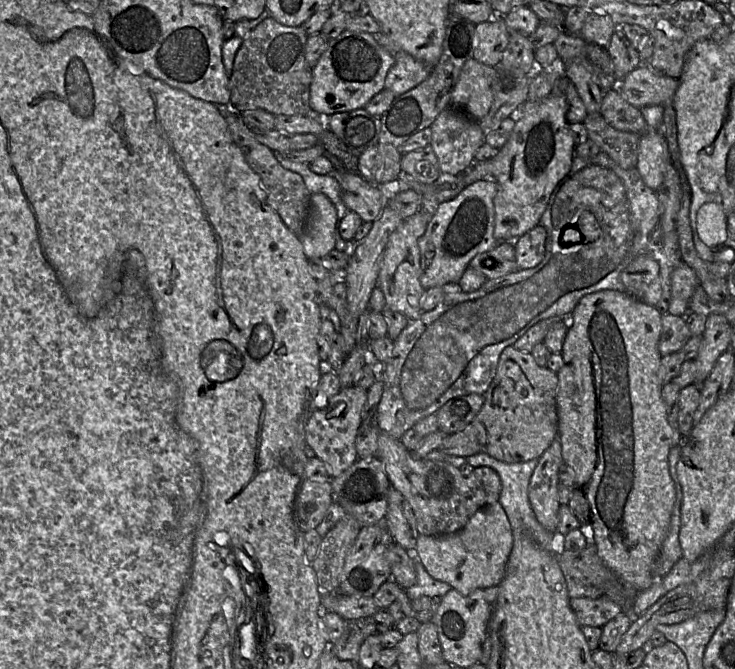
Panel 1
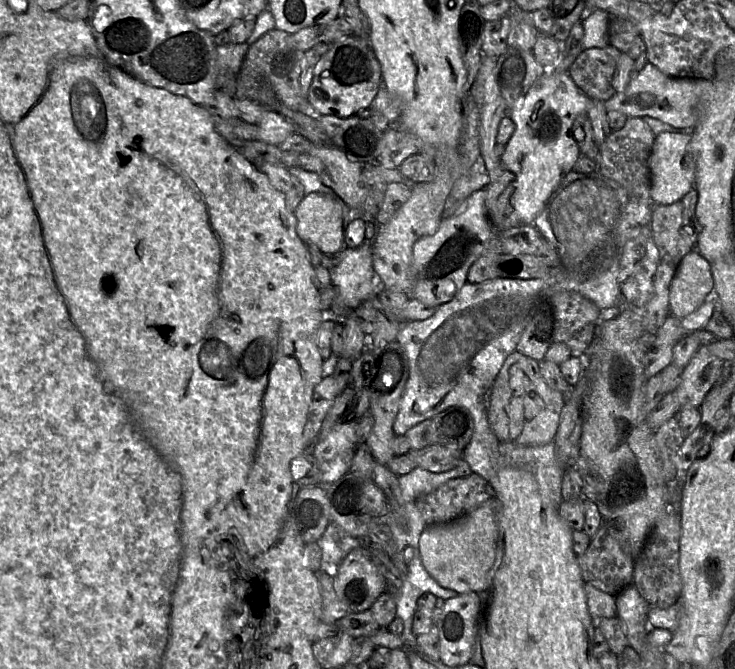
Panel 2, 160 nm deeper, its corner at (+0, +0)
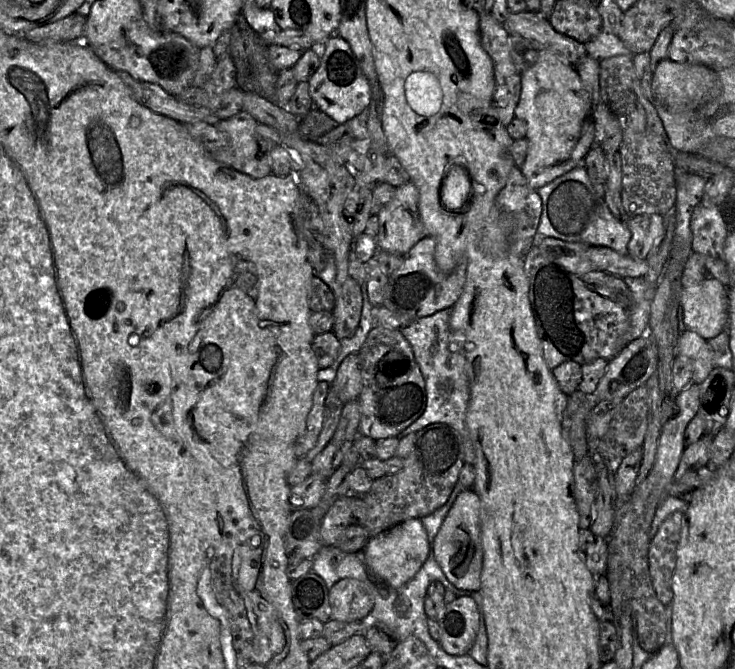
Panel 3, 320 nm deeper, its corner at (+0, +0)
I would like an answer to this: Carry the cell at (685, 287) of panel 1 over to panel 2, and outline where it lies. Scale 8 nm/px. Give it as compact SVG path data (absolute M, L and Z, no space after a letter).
M696 250L681 260L669 289L670 313L681 319L697 310L714 292L709 262Z

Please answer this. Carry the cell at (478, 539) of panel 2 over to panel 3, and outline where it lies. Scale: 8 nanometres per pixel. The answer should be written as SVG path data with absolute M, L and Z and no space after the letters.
M473 489L460 493L447 513L437 532L432 553L446 578L457 589L480 591L483 567L483 549L481 542L481 500Z

